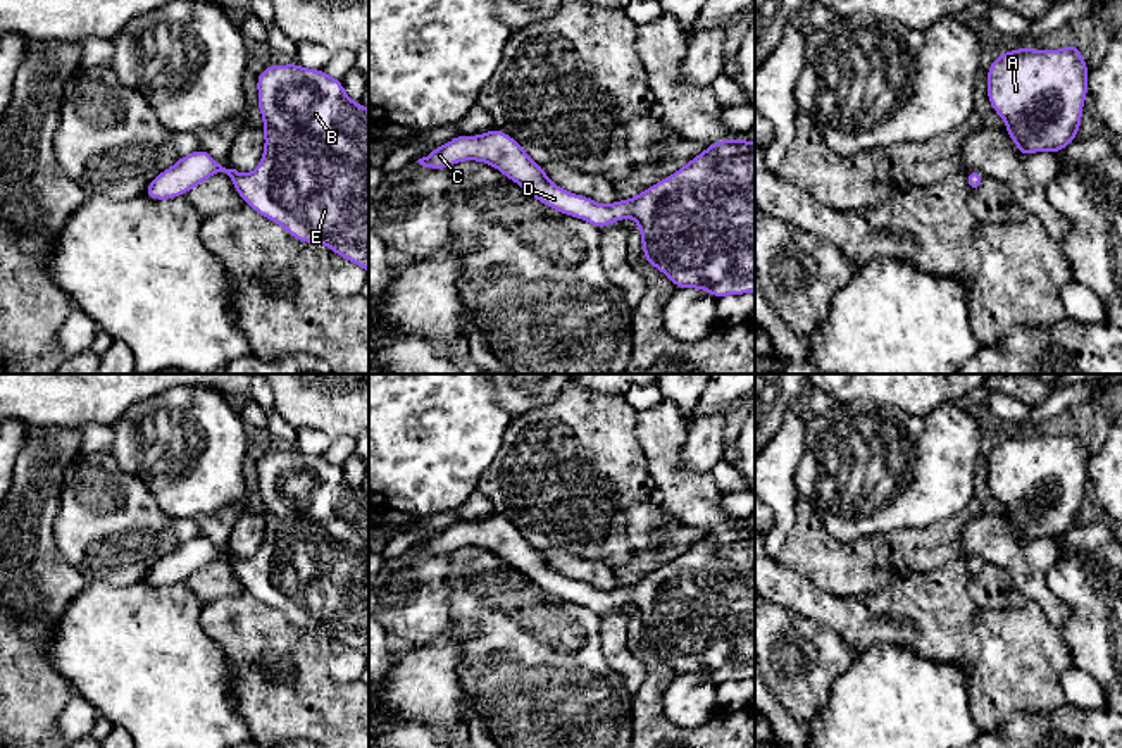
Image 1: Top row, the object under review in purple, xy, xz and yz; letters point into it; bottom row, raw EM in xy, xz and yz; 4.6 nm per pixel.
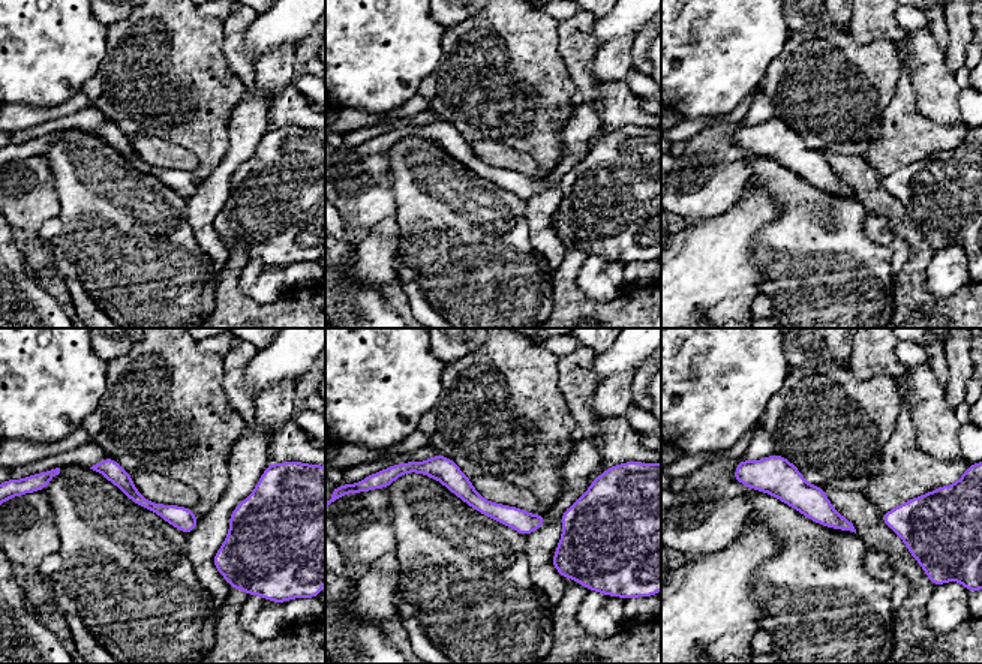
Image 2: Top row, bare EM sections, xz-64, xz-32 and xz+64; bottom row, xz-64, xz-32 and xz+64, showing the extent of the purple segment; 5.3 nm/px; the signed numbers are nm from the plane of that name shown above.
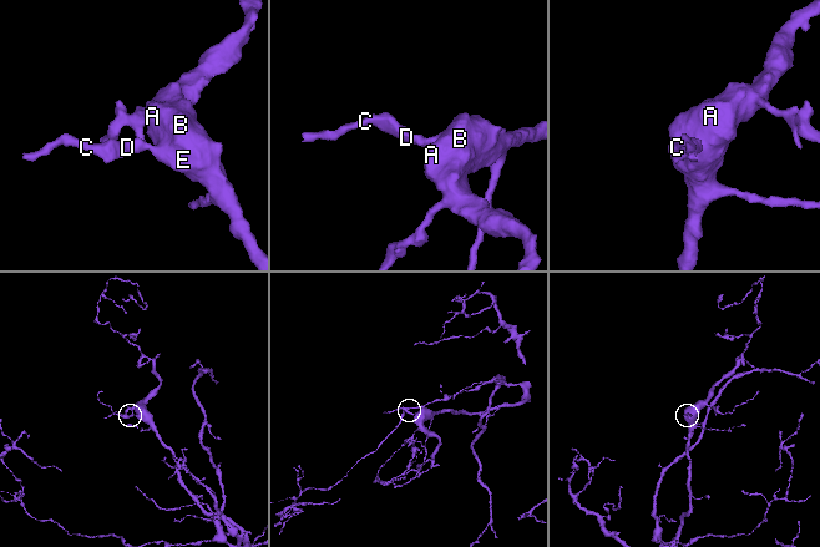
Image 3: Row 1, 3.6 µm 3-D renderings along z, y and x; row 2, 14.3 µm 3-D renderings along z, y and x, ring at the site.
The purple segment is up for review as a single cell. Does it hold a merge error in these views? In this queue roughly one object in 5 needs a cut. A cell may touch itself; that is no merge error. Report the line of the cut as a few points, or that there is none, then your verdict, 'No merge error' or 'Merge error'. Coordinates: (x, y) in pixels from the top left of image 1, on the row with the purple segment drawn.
No split. No merge error

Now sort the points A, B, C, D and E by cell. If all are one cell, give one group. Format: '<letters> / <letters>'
A B C D E

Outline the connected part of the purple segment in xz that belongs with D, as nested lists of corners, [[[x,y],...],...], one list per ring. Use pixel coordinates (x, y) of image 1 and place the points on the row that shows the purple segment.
[[[491,129],[479,136],[458,134],[417,162],[429,169],[448,169],[462,160],[493,165],[553,210],[605,229],[631,217],[639,224],[645,260],[662,271],[676,288],[705,290],[722,298],[755,291],[755,143],[719,140],[677,172],[643,193],[610,205],[558,188],[526,150],[507,133]]]

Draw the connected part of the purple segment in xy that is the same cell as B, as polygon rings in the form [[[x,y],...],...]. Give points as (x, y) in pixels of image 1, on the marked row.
[[[298,64],[265,67],[257,76],[265,146],[253,172],[226,169],[198,148],[162,171],[143,193],[153,200],[186,195],[215,172],[231,178],[238,195],[295,240],[322,243],[369,274],[369,110],[352,102],[340,79]]]

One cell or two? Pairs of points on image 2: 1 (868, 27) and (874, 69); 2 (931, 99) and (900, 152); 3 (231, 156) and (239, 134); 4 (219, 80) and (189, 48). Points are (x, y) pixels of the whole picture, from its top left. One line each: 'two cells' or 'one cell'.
1: two cells
2: two cells
3: one cell
4: one cell

